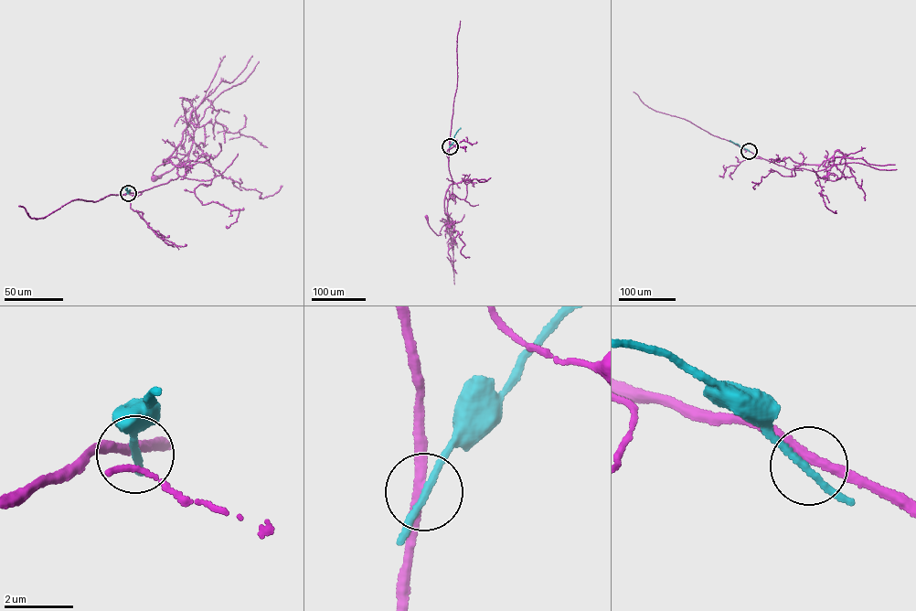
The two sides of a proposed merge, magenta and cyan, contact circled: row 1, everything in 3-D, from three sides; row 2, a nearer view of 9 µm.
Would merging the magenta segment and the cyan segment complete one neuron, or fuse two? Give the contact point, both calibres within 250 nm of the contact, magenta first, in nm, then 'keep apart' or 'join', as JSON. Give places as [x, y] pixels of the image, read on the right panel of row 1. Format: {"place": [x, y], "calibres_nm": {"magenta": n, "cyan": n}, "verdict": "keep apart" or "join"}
{"place": [749, 151], "calibres_nm": {"magenta": 280, "cyan": 190}, "verdict": "keep apart"}

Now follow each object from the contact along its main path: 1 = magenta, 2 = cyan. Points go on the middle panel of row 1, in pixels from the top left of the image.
1: (450, 146), (452, 193), (447, 218), (451, 222), (448, 219), (438, 235), (426, 217)
2: (450, 146), (461, 128)

